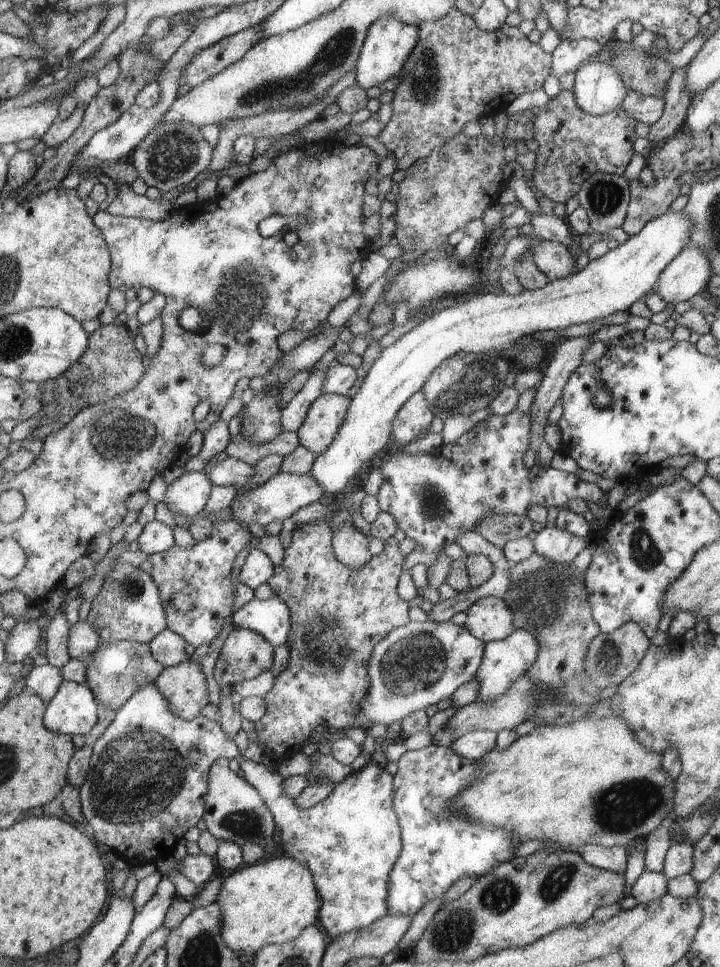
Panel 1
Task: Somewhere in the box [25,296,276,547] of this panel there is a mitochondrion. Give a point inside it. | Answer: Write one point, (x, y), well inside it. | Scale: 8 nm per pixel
(121, 435)

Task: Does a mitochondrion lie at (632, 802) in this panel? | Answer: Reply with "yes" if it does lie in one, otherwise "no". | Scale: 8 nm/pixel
yes

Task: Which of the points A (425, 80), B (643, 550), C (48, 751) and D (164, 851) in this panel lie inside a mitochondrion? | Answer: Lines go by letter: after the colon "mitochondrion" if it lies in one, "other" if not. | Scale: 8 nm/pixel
A: mitochondrion
B: mitochondrion
C: other
D: other

